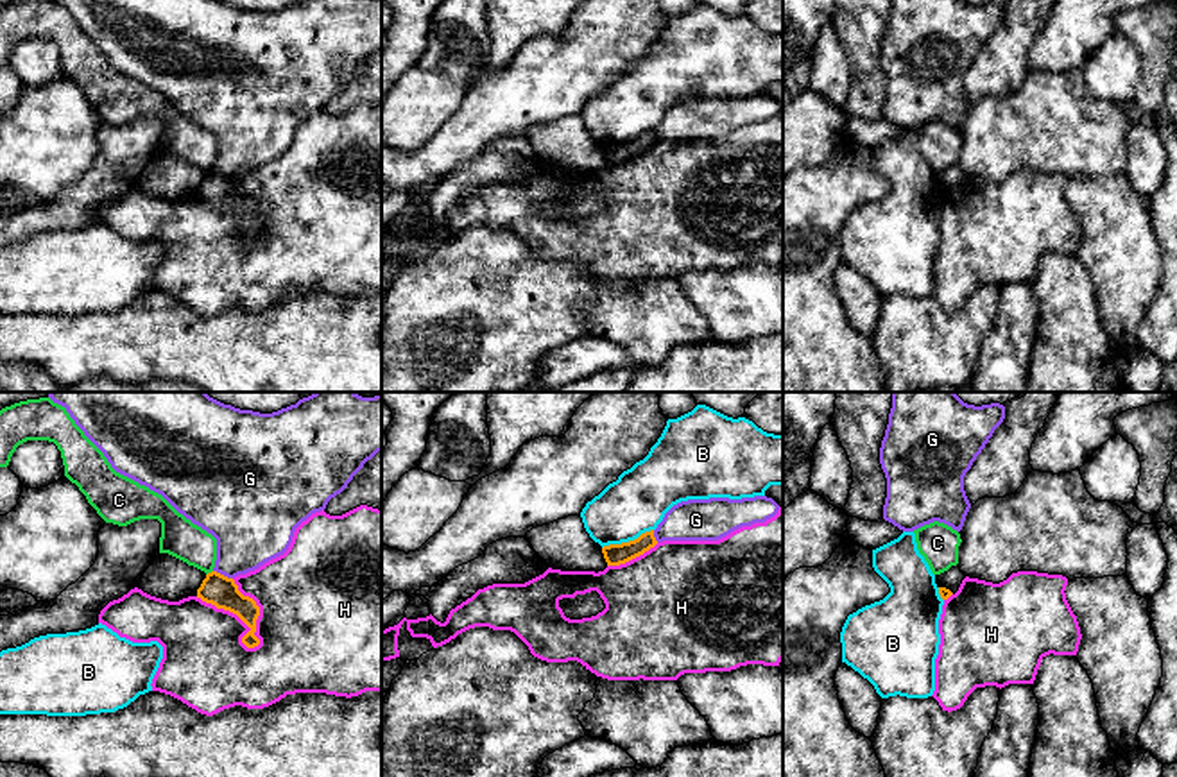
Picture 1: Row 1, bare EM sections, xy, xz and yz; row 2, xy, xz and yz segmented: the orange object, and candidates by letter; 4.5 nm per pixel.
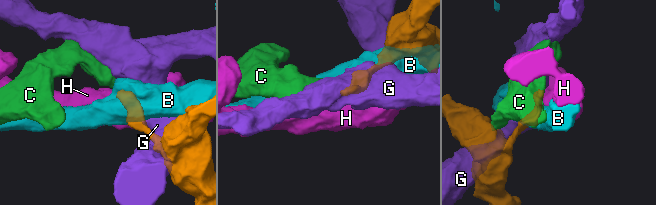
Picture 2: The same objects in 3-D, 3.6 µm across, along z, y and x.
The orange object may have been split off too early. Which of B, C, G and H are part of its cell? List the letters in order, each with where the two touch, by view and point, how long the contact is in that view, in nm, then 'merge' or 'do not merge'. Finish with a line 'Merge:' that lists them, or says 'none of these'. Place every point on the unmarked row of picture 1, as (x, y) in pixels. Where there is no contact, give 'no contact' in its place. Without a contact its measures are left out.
B: xz (629, 140) | 240 nm | do not merge
C: xy (208, 172) | 40 nm | do not merge
G: xy (223, 174) | 100 nm | do not merge
H: xy (239, 215) | 360 nm | do not merge
Merge: none of these

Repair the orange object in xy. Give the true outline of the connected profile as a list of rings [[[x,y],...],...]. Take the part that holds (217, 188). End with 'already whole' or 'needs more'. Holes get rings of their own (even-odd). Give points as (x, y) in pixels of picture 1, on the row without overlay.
[[[217,170],[208,172],[201,186],[197,188],[197,197],[215,204],[217,208],[224,208],[236,213],[251,227],[242,236],[242,242],[247,247],[254,247],[260,243],[260,238],[254,235],[260,206],[253,197],[244,195],[238,190],[238,184],[233,177],[228,177]]]; already whole

